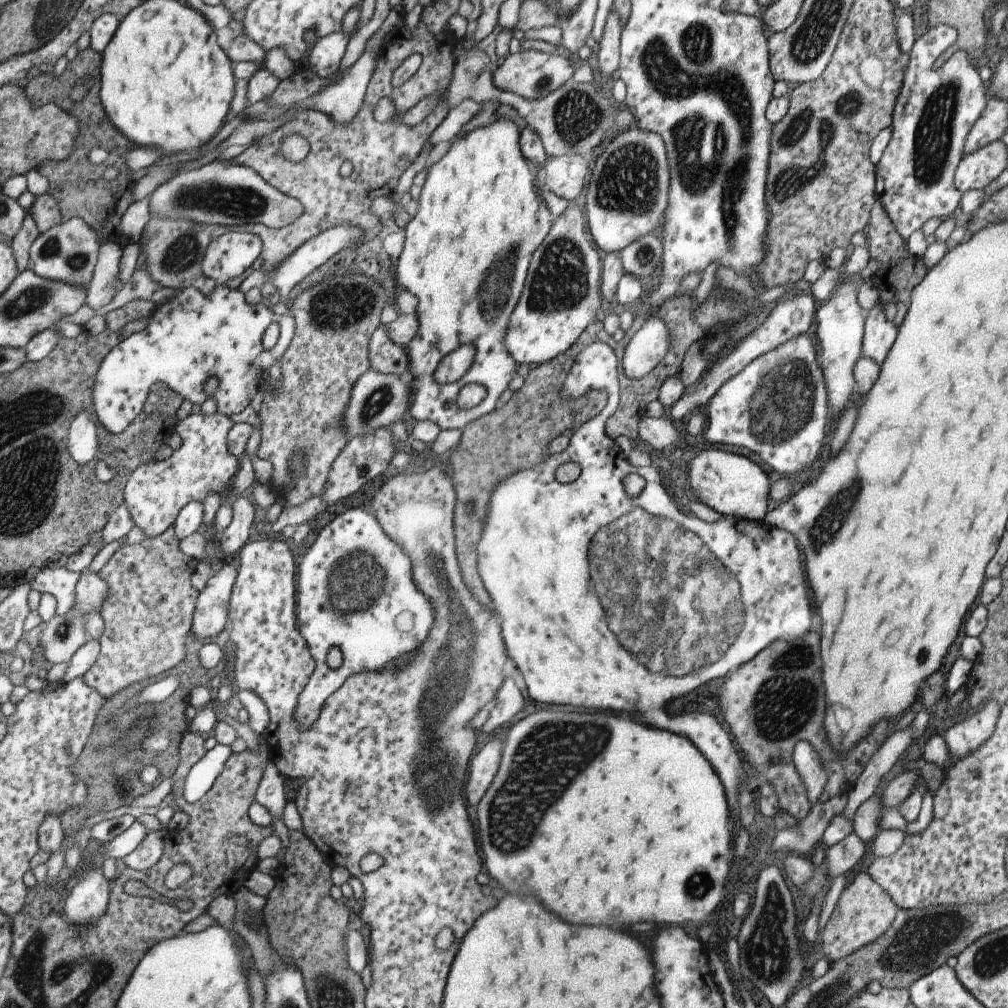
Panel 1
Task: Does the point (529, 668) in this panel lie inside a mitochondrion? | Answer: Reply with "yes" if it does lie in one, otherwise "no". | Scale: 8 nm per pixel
no

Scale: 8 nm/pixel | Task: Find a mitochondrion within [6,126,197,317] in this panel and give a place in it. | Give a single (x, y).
(51, 248)

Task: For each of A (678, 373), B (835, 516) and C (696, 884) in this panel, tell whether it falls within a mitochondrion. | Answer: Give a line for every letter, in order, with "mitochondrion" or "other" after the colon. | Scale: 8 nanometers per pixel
A: other
B: mitochondrion
C: mitochondrion

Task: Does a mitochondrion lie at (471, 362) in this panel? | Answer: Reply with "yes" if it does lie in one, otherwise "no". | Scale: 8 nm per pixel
no

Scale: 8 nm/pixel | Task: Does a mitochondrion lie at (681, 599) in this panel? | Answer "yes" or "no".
yes

